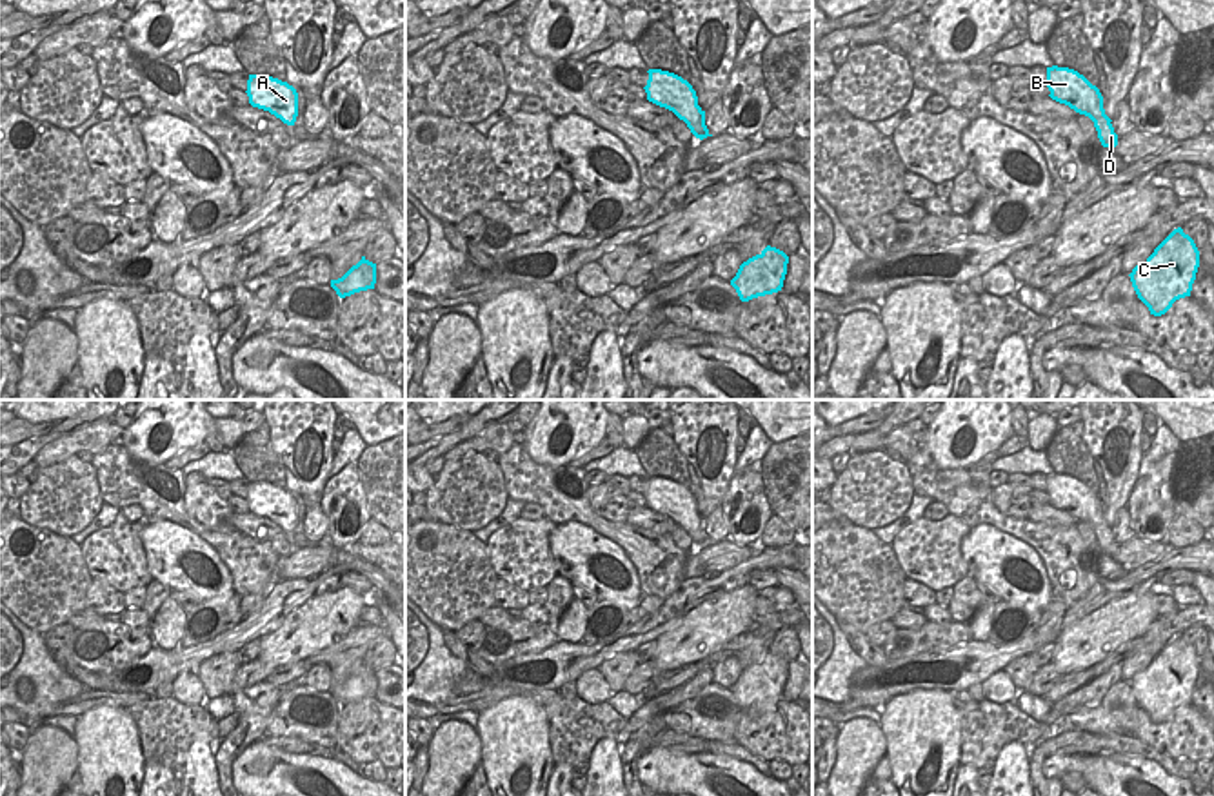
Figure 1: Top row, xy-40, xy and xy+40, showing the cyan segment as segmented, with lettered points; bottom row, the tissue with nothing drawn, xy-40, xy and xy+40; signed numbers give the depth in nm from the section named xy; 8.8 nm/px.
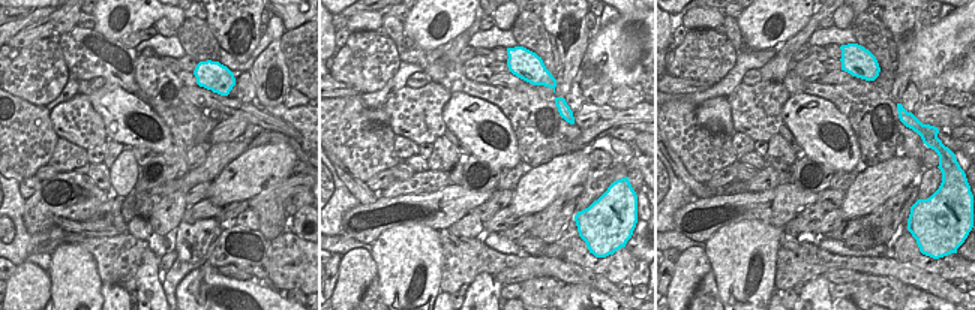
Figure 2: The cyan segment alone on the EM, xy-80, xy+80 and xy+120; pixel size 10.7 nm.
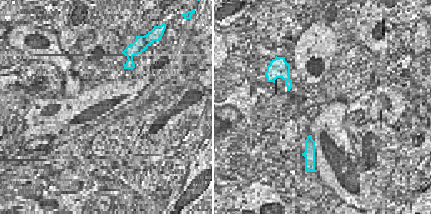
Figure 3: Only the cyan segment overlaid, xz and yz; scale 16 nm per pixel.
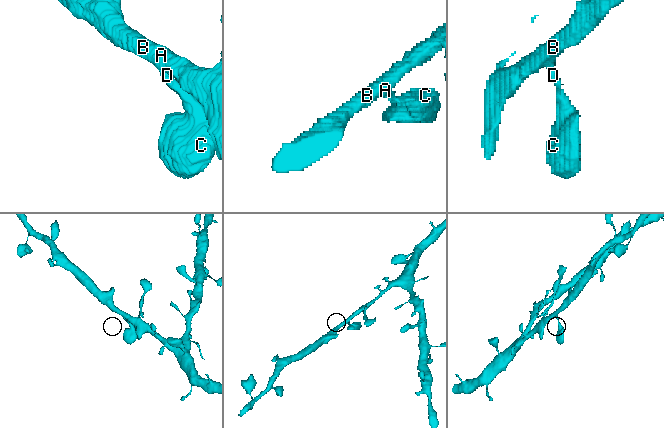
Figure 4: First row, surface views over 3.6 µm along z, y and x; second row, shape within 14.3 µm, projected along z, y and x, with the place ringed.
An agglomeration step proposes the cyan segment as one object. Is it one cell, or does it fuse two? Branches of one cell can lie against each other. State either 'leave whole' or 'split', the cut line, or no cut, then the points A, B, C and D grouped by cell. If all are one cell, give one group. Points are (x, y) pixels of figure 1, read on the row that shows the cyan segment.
leave whole; cut none; groups A B C D

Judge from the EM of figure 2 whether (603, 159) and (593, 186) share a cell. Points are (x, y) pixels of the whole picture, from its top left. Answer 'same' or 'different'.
different

